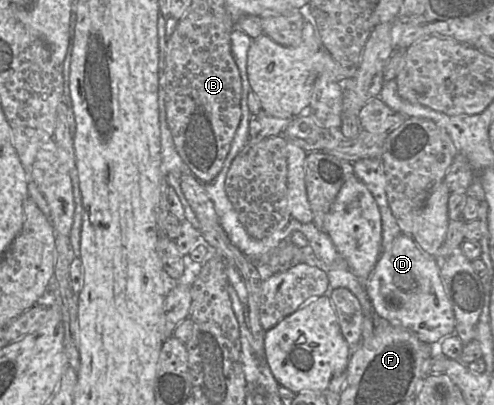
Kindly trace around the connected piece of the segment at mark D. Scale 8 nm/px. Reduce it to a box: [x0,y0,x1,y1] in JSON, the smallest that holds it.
[366,233,455,344]

